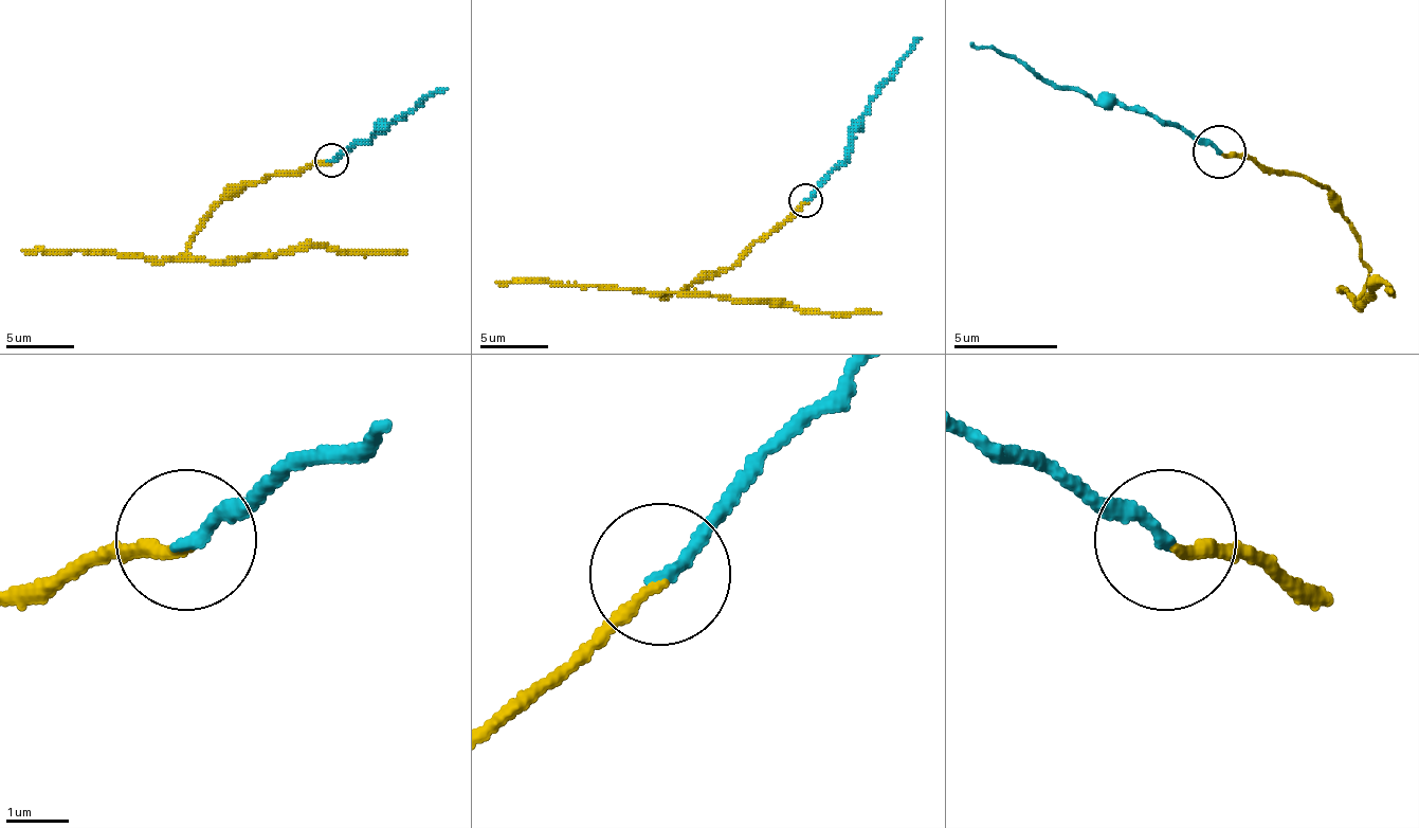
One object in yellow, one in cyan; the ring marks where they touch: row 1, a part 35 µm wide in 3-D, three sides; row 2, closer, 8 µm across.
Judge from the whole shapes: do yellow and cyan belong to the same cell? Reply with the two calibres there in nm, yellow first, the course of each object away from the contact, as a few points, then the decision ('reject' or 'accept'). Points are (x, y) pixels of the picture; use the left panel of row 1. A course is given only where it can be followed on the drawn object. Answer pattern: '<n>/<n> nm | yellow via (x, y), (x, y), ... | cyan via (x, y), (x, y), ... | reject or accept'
200/200 nm | yellow via (330, 161), (266, 175), (255, 185), (235, 188), (186, 250), (207, 260), (244, 260), (310, 247), (405, 253) | cyan via (330, 161), (447, 89) | accept

